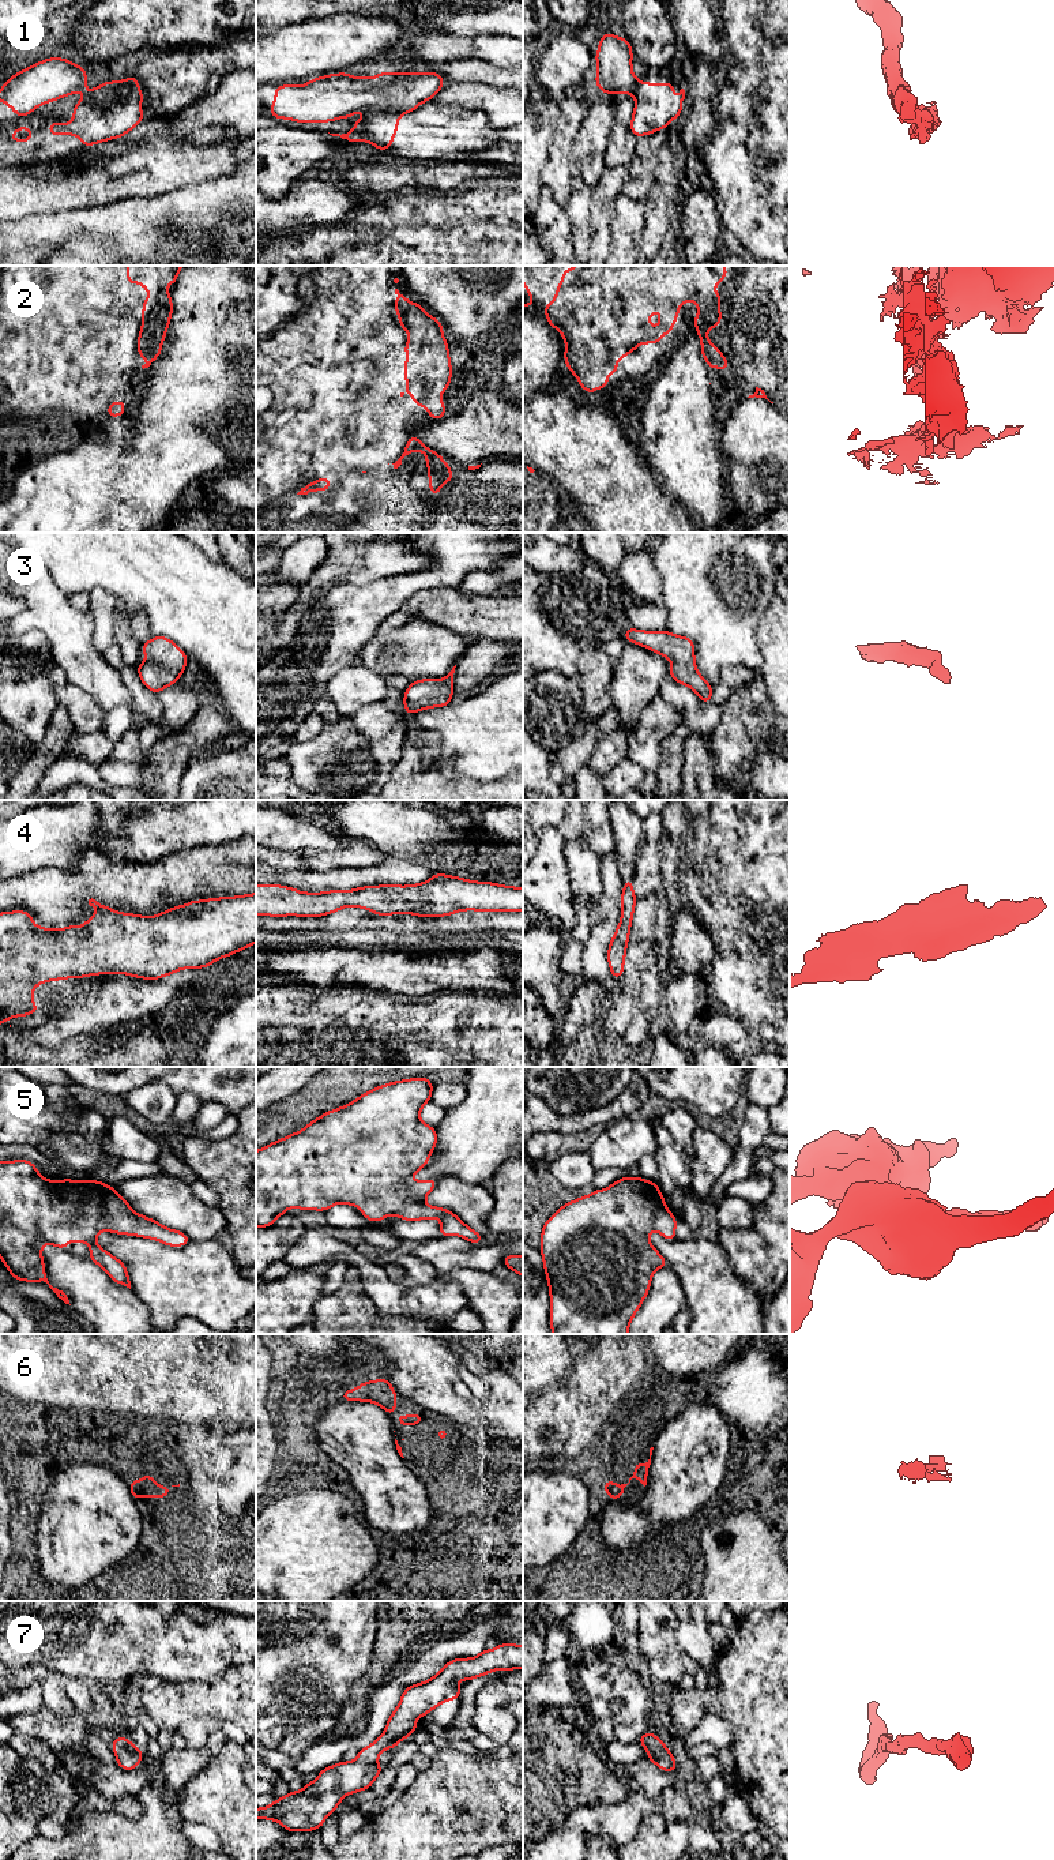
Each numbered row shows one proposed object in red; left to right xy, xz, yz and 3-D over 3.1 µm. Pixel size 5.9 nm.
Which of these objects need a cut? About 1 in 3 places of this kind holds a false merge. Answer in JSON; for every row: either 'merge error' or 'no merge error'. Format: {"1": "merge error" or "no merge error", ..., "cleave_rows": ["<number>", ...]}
{"1": "merge error", "2": "merge error", "3": "no merge error", "4": "no merge error", "5": "no merge error", "6": "no merge error", "7": "no merge error", "cleave_rows": ["1", "2"]}

